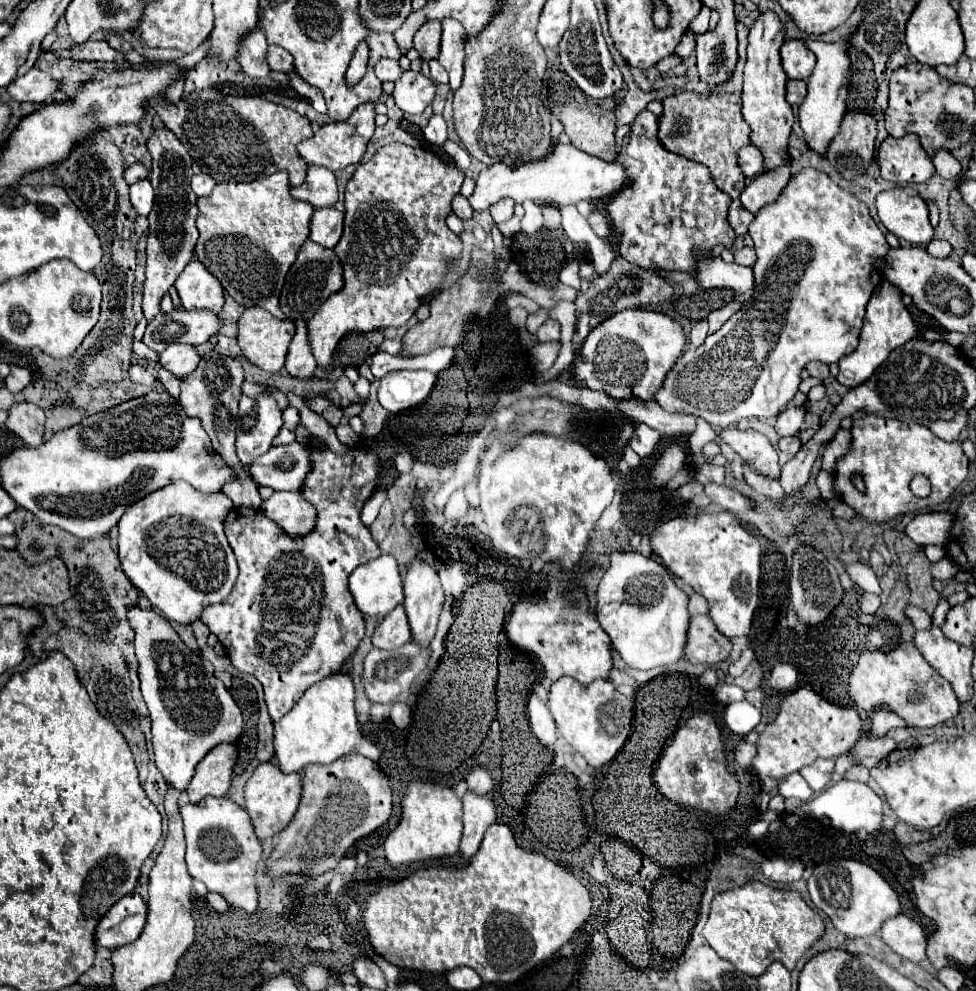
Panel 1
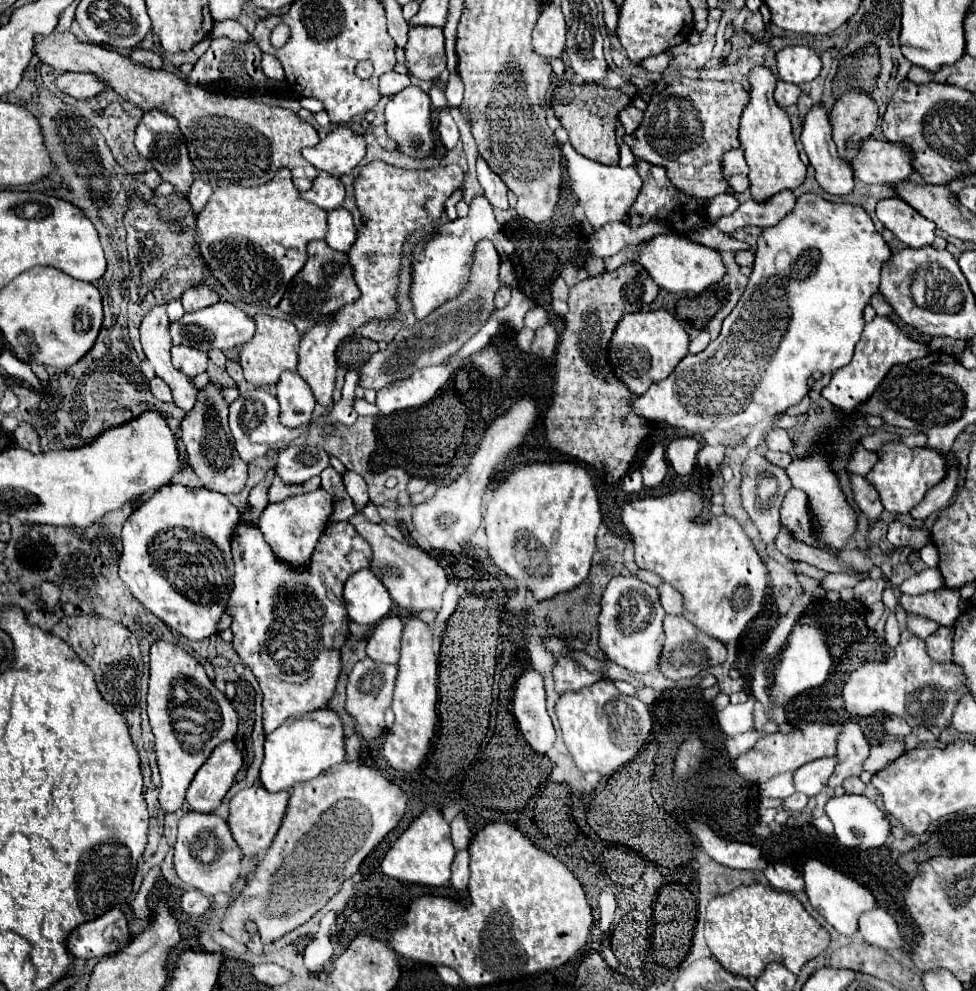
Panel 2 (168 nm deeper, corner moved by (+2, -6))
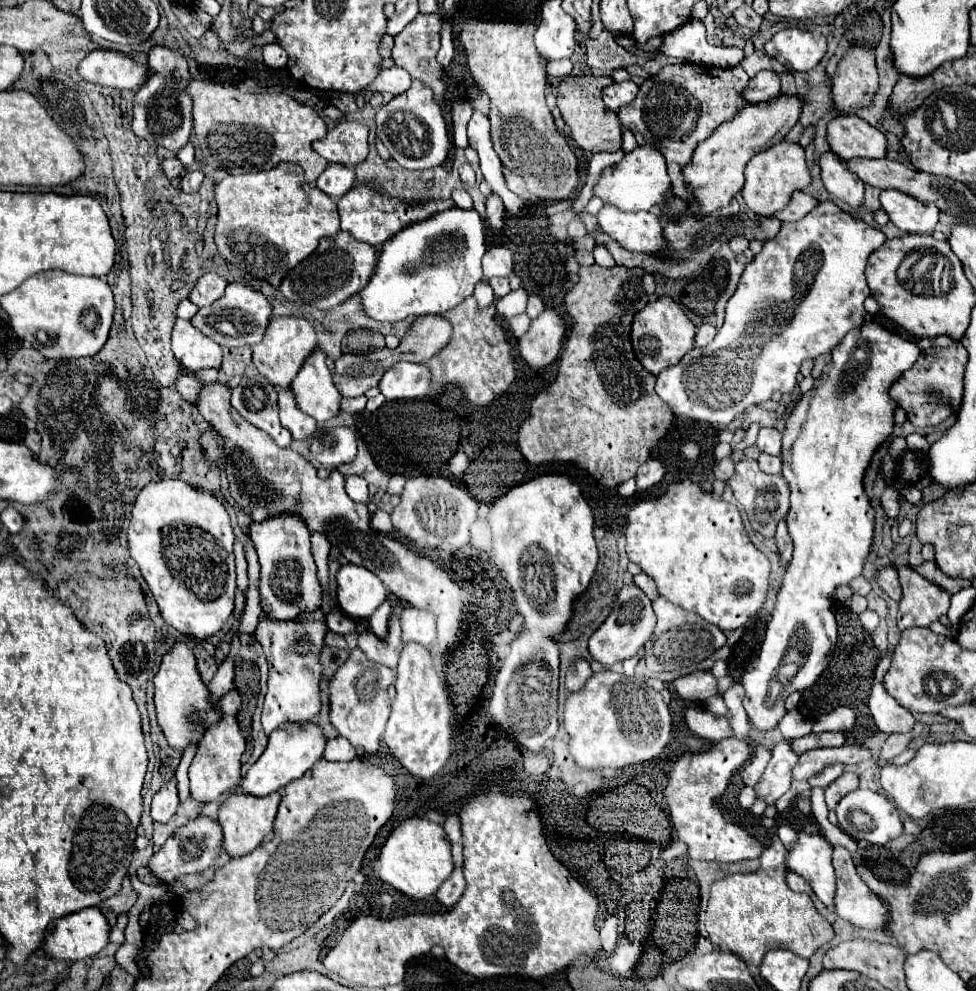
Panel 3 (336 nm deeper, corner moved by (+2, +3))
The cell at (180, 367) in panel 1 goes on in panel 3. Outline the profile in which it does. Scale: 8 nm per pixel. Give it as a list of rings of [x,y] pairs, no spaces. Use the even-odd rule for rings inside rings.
[[[178,319],[172,331],[172,351],[186,371],[222,365],[222,347],[202,335],[190,321]]]

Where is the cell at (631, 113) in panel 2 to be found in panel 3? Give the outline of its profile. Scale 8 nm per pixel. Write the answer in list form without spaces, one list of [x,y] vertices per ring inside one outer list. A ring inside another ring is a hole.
[[[620,81],[620,83],[612,83],[608,87],[602,89],[602,95],[604,95],[604,103],[606,107],[618,111],[618,107],[630,103],[630,99],[634,99],[638,91],[638,85],[634,81]]]

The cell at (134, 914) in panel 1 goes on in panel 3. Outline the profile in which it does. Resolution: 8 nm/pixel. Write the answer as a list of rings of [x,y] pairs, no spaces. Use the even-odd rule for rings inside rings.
[[[86,907],[82,911],[70,913],[66,917],[54,919],[50,923],[50,927],[46,929],[46,939],[42,943],[42,951],[56,961],[78,961],[78,959],[86,959],[92,955],[98,955],[106,945],[108,945],[108,921],[106,917],[100,913],[98,907]]]

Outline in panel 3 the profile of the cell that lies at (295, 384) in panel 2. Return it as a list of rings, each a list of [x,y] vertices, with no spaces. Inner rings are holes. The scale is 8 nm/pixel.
[[[278,389],[278,405],[280,405],[280,423],[292,433],[294,441],[308,439],[316,431],[314,419],[302,415],[298,407],[294,407],[294,399],[290,399],[290,389]]]

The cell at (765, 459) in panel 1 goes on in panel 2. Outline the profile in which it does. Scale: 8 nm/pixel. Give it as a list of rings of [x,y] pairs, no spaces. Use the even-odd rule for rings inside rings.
[[[756,450],[748,454],[748,458],[742,464],[742,502],[746,512],[752,516],[754,524],[760,530],[762,542],[770,544],[776,538],[778,526],[780,526],[780,504],[784,500],[784,494],[792,488],[790,478],[786,476],[786,472],[782,468],[778,468],[776,464],[768,462],[762,454],[758,454]]]

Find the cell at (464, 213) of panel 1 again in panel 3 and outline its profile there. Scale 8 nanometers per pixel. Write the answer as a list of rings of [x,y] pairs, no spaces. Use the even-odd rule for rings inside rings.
[[[454,189],[452,191],[452,199],[454,199],[454,203],[456,203],[456,207],[460,207],[460,209],[472,209],[474,205],[474,201],[472,201],[472,195],[466,191],[466,189]]]

